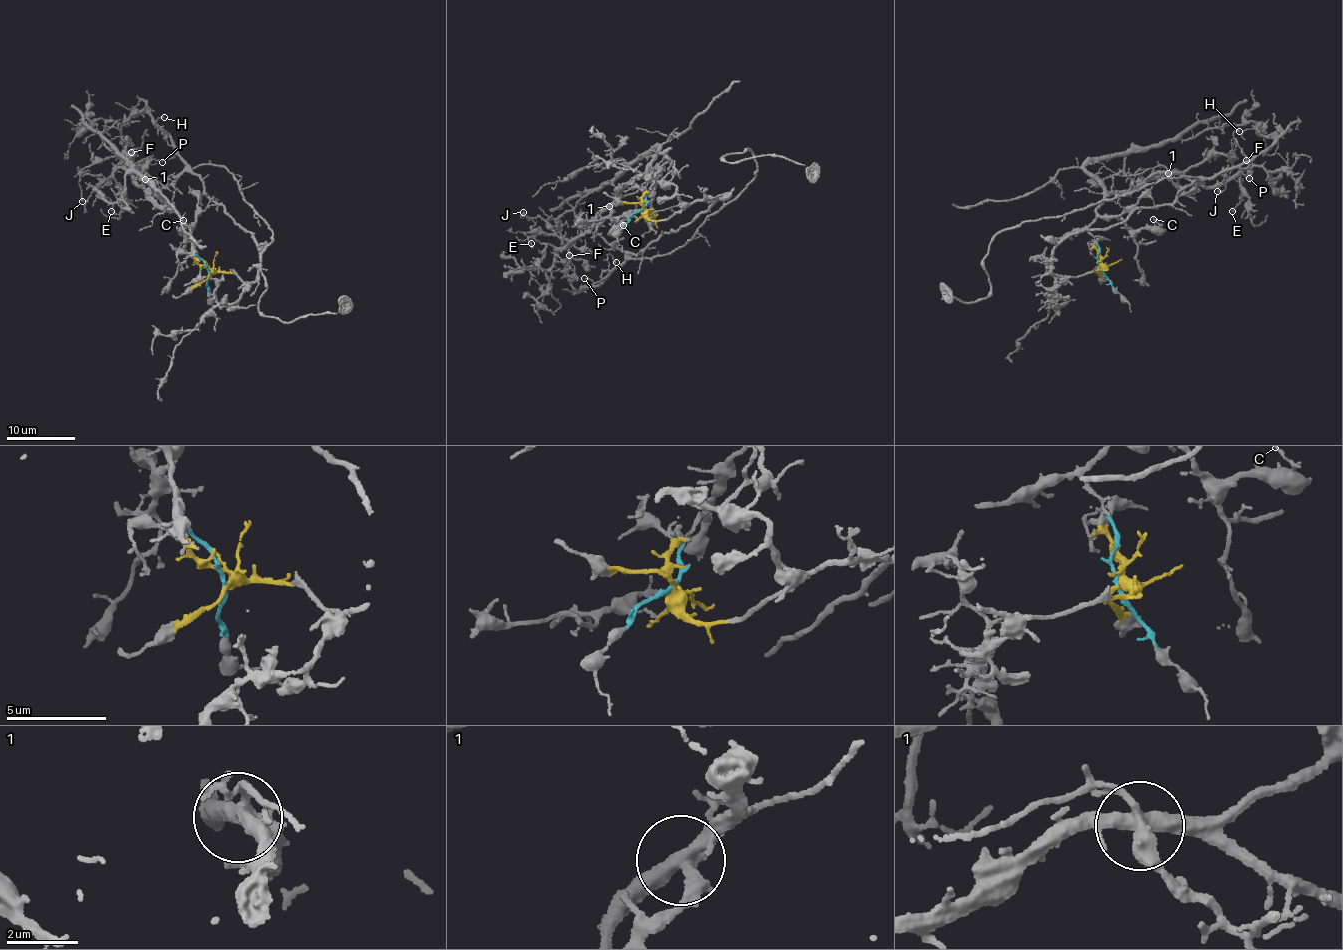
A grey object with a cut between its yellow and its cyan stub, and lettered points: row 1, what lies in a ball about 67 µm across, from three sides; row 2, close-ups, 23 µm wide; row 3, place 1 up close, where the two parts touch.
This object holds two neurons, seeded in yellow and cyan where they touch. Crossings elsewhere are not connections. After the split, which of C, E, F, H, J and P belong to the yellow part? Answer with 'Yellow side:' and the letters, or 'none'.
Yellow side: H, P

